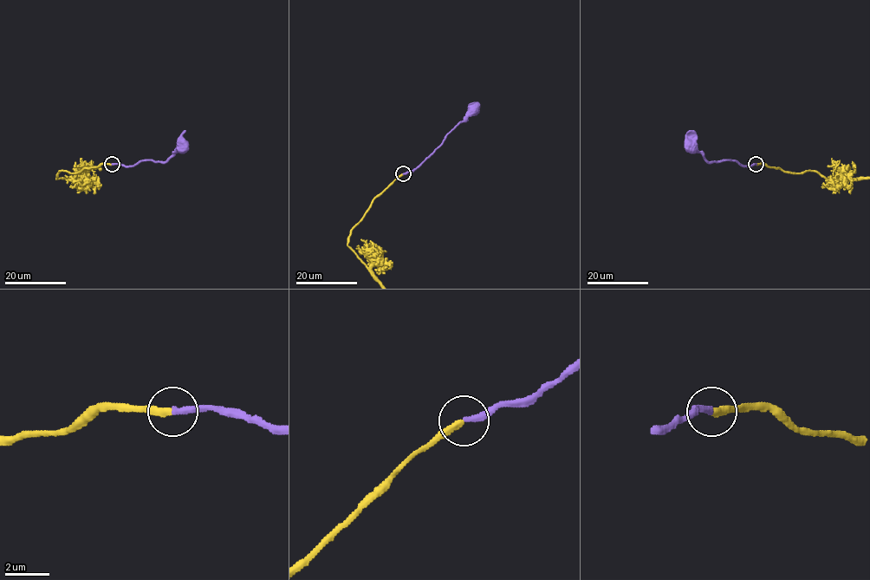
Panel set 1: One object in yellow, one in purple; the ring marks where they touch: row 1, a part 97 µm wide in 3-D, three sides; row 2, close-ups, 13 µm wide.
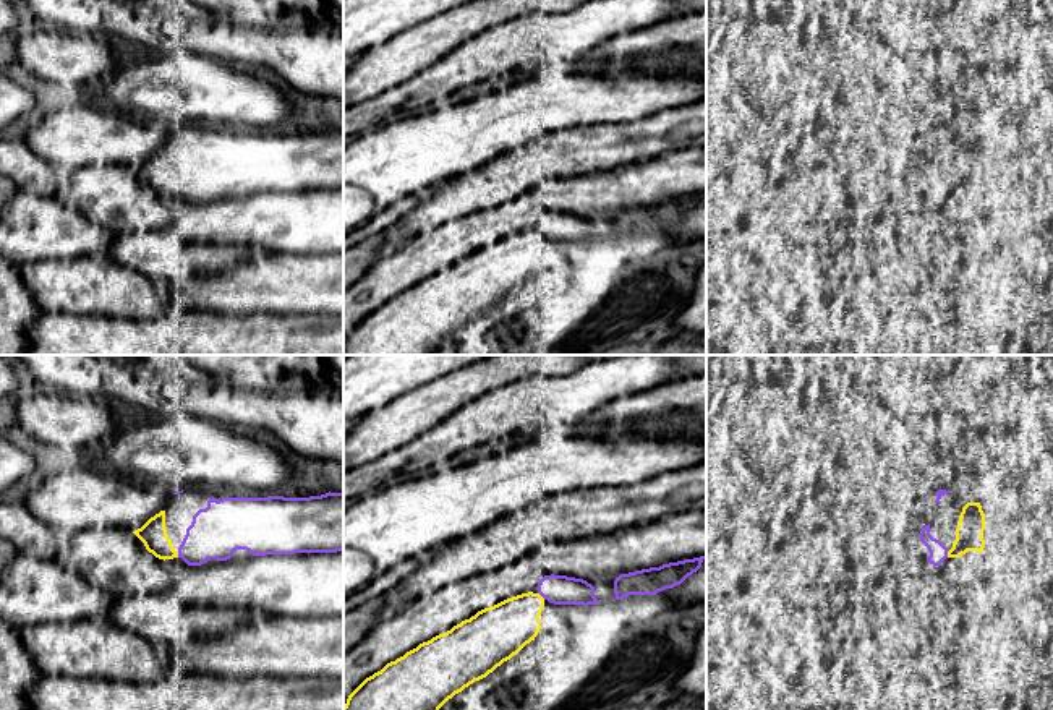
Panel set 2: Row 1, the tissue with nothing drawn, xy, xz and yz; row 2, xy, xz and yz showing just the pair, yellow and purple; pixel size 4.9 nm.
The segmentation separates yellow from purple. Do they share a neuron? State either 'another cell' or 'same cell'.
same cell

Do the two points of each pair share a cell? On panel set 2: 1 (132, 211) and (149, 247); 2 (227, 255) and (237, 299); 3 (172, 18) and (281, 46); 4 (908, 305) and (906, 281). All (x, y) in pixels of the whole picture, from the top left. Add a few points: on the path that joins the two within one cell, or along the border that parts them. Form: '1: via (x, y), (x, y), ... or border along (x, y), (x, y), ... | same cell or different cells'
1: border along (154, 229), (115, 235) | different cells
2: border along (263, 256), (253, 256), (216, 273), (195, 274) | different cells
3: via (200, 23), (209, 33), (253, 33) | same cell
4: via (908, 299), (906, 287) | same cell

